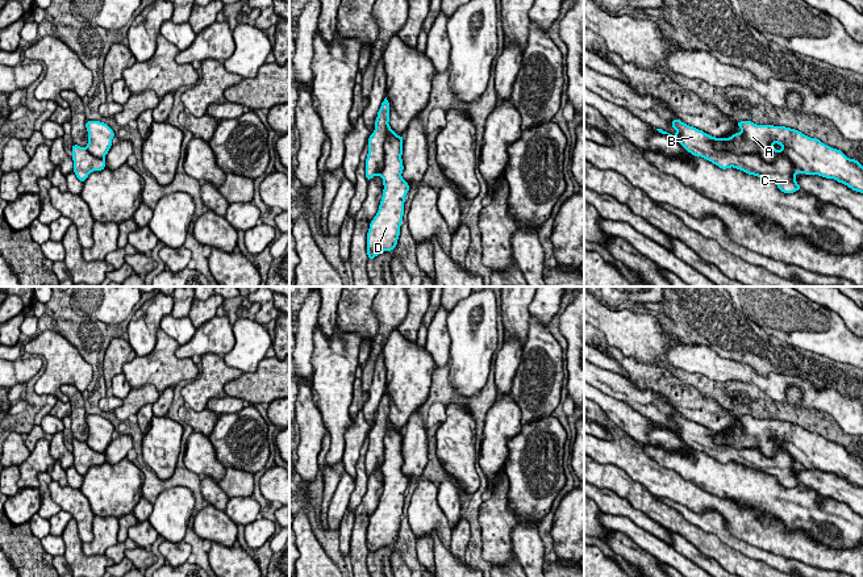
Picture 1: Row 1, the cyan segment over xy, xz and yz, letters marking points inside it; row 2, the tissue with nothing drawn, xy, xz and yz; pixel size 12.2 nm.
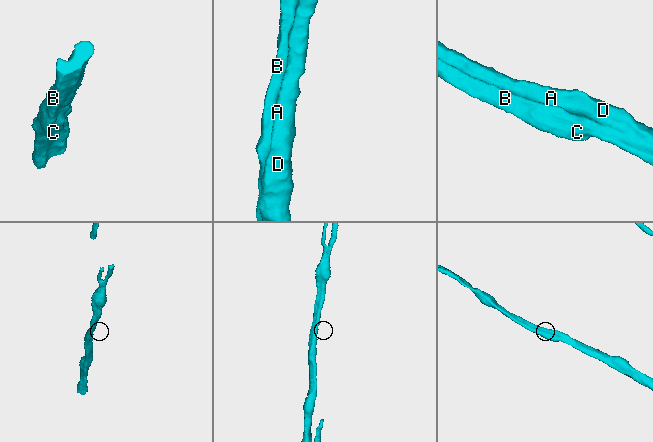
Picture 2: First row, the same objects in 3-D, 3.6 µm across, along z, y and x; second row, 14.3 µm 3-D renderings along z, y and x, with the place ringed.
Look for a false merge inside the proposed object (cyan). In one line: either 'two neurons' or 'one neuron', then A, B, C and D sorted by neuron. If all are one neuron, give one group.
two neurons | A D / B C

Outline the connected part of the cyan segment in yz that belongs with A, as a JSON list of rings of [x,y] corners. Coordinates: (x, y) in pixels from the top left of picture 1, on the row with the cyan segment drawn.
[[[737,121],[737,125],[742,131],[730,138],[717,138],[716,150],[730,149],[738,155],[756,154],[766,162],[788,158],[805,175],[834,179],[863,193],[863,166],[843,151],[785,126],[756,125],[751,121]]]

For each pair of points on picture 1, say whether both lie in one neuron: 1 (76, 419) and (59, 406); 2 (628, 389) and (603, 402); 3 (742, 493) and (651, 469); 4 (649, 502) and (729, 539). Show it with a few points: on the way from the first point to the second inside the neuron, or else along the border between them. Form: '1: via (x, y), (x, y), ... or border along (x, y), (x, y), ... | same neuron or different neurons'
1: via (75, 414), (70, 409), (65, 409) | same neuron
2: border along (597, 388), (625, 401), (640, 412) | different neurons
3: border along (655, 460), (709, 492) | different neurons
4: border along (659, 500), (672, 506), (691, 523), (712, 532) | different neurons

